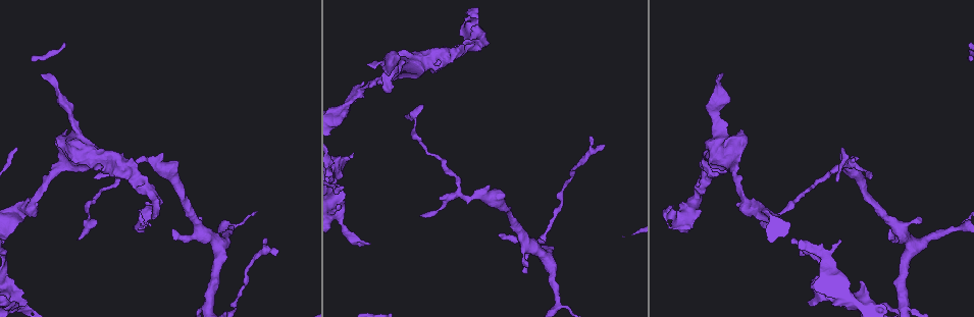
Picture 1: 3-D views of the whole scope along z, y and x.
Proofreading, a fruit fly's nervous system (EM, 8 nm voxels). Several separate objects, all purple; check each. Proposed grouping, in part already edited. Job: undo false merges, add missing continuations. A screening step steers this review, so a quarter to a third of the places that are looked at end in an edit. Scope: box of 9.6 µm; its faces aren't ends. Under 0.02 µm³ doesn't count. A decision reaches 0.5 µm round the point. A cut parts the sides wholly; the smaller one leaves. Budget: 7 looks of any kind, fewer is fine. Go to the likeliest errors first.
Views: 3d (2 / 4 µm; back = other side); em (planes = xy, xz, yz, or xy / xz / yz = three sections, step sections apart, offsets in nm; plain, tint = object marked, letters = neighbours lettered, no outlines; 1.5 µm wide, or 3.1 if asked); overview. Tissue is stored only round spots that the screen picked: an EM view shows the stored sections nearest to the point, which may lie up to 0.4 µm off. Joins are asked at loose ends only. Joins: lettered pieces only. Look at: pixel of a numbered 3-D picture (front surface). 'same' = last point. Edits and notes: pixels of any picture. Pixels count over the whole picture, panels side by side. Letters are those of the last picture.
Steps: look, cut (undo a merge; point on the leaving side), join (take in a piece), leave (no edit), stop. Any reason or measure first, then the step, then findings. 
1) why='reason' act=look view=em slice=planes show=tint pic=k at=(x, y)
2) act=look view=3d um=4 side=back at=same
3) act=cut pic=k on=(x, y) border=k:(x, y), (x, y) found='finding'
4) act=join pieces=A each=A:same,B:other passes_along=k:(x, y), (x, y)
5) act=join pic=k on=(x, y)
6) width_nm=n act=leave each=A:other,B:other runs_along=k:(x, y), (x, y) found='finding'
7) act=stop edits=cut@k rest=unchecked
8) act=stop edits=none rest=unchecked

why='free end' act=look view=3d um=4 pic=1 at=(869, 178)

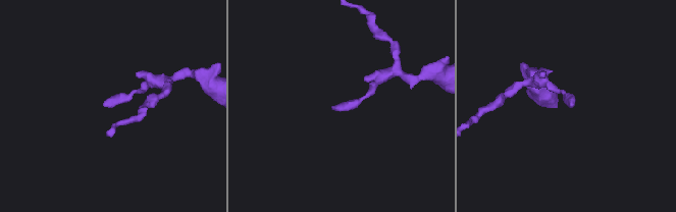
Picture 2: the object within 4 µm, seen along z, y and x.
why='need the tissue' act=look view=em slice=xz step=4 show=letters pic=2 at=(571, 107)

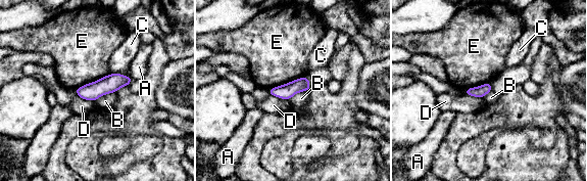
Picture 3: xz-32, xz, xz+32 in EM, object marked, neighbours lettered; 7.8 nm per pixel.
act=leave each=A:other,B:other,C:other,D:other,E:other runs_along=3:(129, 79), (93, 91), (79, 91) found='no lettered piece goes on from it'

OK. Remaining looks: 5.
why='end of a long branch' act=look view=em slice=planes show=letters pic=1 at=(405, 116)

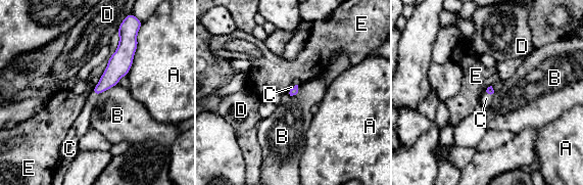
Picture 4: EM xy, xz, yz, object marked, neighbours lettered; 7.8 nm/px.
act=join pieces=C each=A:other,B:other,C:same,D:other,E:other passes_along=4:(115, 70), (95, 94), (82, 123) found='it goes on there'

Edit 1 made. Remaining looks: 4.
why='thick end' act=look view=em slice=yz step=4 show=tint pic=1 at=(459, 31)

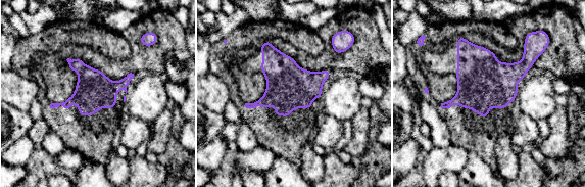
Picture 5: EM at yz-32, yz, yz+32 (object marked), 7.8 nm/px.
act=look view=em slice=planes show=letters at=same

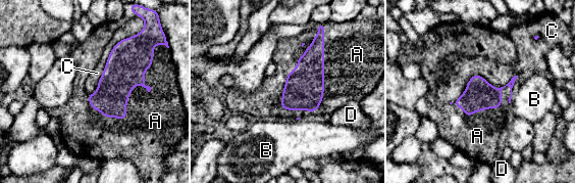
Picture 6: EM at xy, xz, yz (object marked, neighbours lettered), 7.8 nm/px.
act=join pieces=A each=A:same,B:other,C:other,D:other found='it goes on there'

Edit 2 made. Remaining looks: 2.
act=stop edits=join@4,join@6 rest=unchecked

